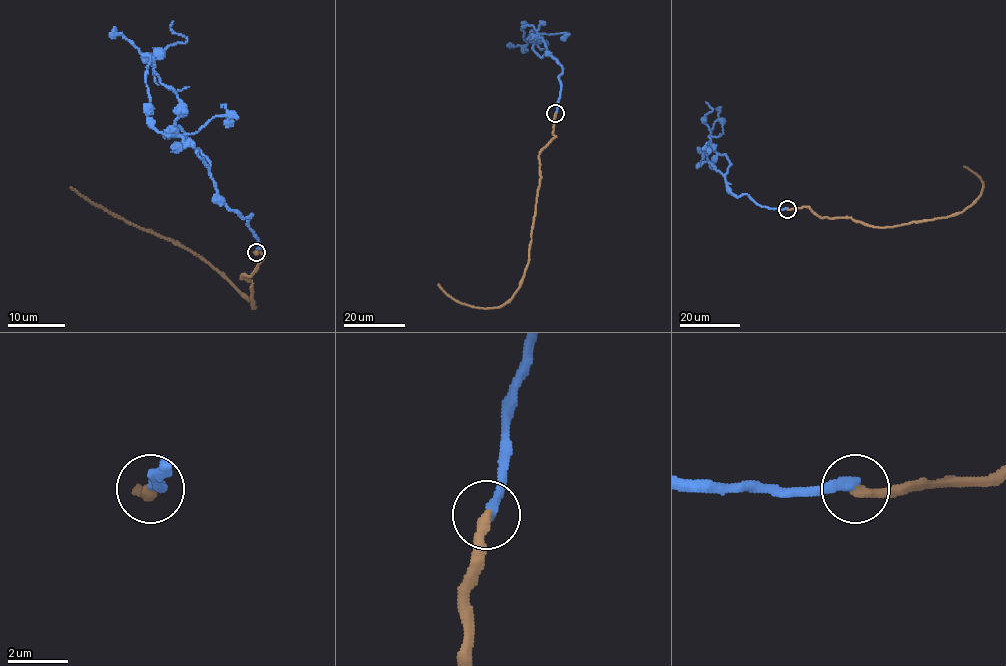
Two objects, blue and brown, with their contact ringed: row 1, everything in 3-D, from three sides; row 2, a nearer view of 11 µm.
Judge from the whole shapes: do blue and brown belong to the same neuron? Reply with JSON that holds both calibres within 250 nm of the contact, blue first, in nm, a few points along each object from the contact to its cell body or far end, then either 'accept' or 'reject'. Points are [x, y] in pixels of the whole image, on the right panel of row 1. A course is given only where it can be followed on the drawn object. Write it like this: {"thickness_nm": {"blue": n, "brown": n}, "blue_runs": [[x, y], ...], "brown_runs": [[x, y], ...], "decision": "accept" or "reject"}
{"thickness_nm": {"blue": 360, "brown": 360}, "blue_runs": [[787, 209], [731, 191], [724, 174], [731, 164], [711, 145], [705, 102]], "brown_runs": [[787, 209], [807, 207], [821, 217], [851, 217], [887, 227], [958, 213], [983, 187], [963, 166]], "decision": "accept"}

